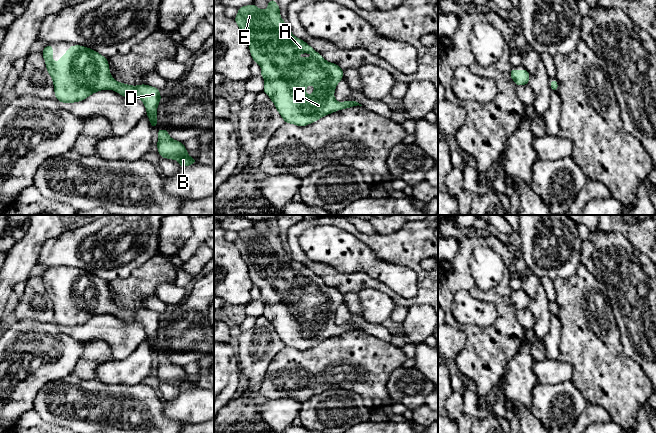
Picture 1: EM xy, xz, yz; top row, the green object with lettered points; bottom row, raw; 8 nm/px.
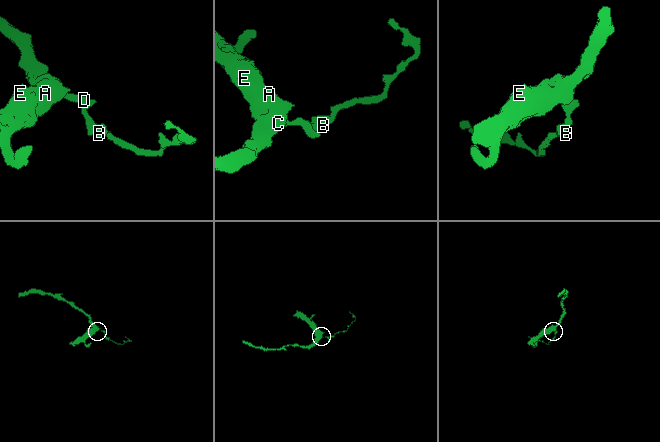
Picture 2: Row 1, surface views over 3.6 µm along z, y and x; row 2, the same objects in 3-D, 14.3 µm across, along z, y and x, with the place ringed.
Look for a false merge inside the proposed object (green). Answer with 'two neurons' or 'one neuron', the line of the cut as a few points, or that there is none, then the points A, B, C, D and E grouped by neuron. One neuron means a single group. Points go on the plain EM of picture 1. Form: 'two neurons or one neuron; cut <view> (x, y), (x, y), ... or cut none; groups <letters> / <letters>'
one neuron; cut none; groups A B C D E

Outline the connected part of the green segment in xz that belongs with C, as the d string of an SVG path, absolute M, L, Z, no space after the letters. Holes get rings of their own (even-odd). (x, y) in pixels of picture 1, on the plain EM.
M274 223L268 225L266 234L259 233L254 227L238 232L234 244L248 265L253 285L261 291L260 299L265 304L263 316L274 327L285 347L304 351L338 334L362 330L353 324L339 327L334 322L336 310L343 304L344 294L337 288L326 285L319 276L291 257L287 247L282 244L280 231ZM298 277L312 277L315 280L299 282ZM307 309L315 310L310 320L306 319Z

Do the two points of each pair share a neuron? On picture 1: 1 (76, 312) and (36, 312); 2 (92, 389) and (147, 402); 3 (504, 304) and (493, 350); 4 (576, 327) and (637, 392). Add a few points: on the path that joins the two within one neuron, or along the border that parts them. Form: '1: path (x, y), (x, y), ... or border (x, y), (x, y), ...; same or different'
1: border (45, 290), (52, 305), (54, 320), (57, 323); different
2: path (106, 402), (133, 402); same
3: path (504, 315), (503, 339); same
4: path (591, 343), (594, 349), (621, 376); same

